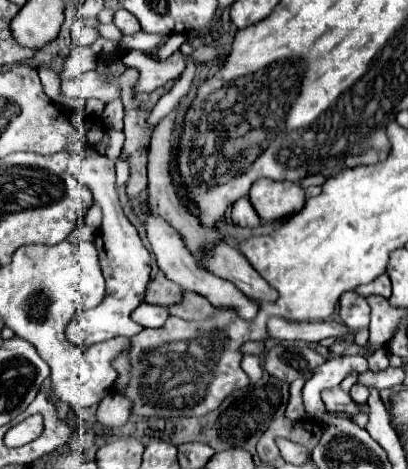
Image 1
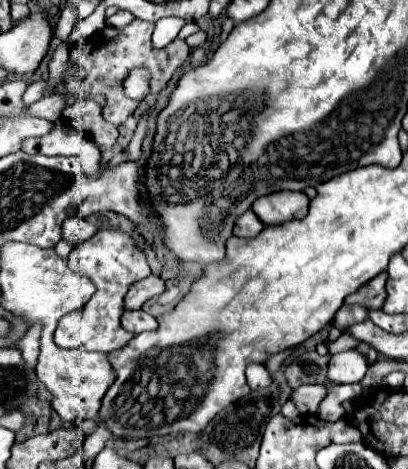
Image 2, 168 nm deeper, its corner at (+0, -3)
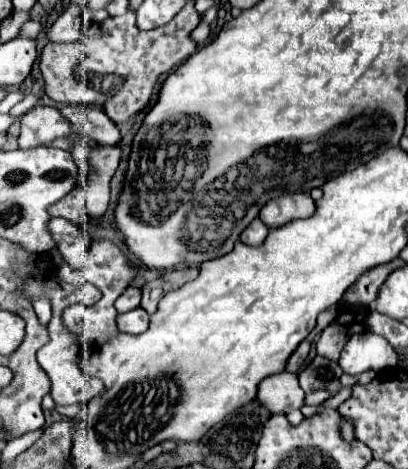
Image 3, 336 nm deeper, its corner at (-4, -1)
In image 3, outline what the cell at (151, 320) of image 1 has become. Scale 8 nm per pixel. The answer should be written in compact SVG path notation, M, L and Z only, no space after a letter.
M135 308L131 312L117 316L117 326L127 334L141 334L149 328L149 314L143 308Z

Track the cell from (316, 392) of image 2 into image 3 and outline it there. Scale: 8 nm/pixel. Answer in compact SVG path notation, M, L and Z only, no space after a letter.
M277 372L261 380L257 400L273 414L285 414L287 410L305 406L305 392L295 374Z

